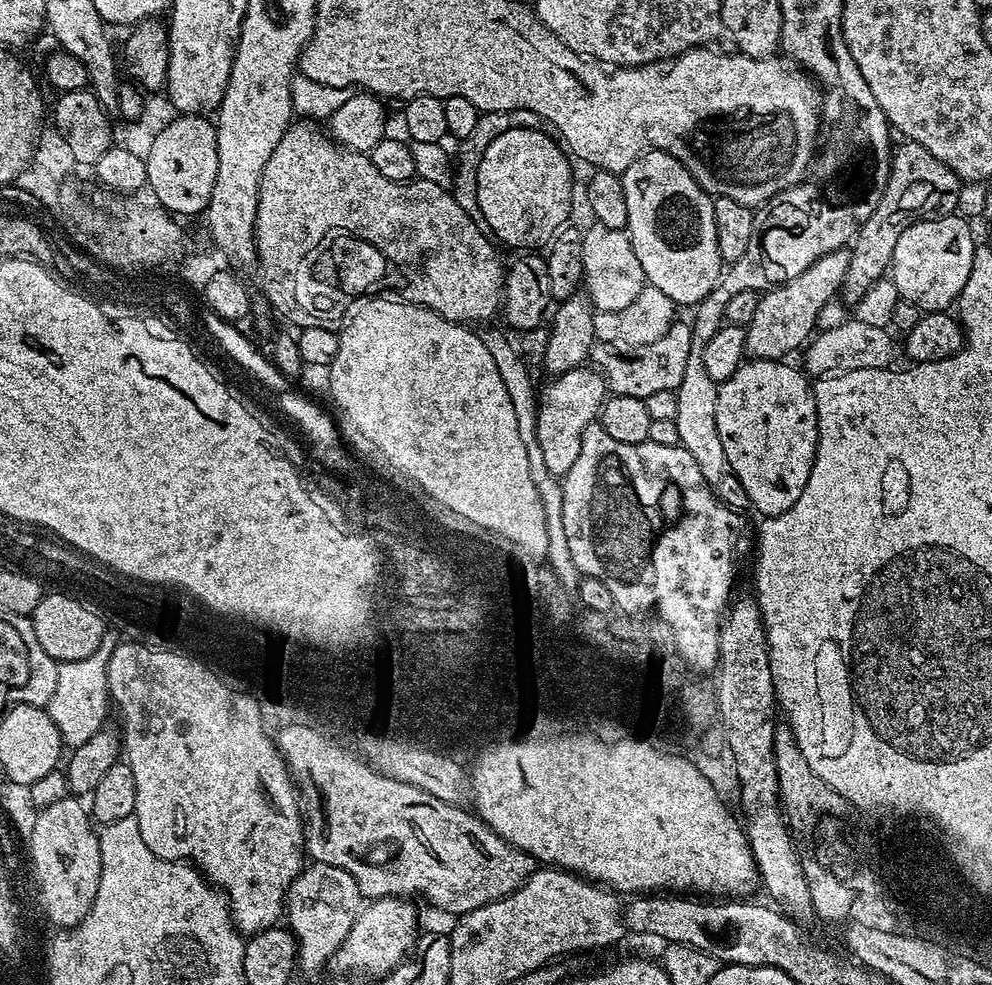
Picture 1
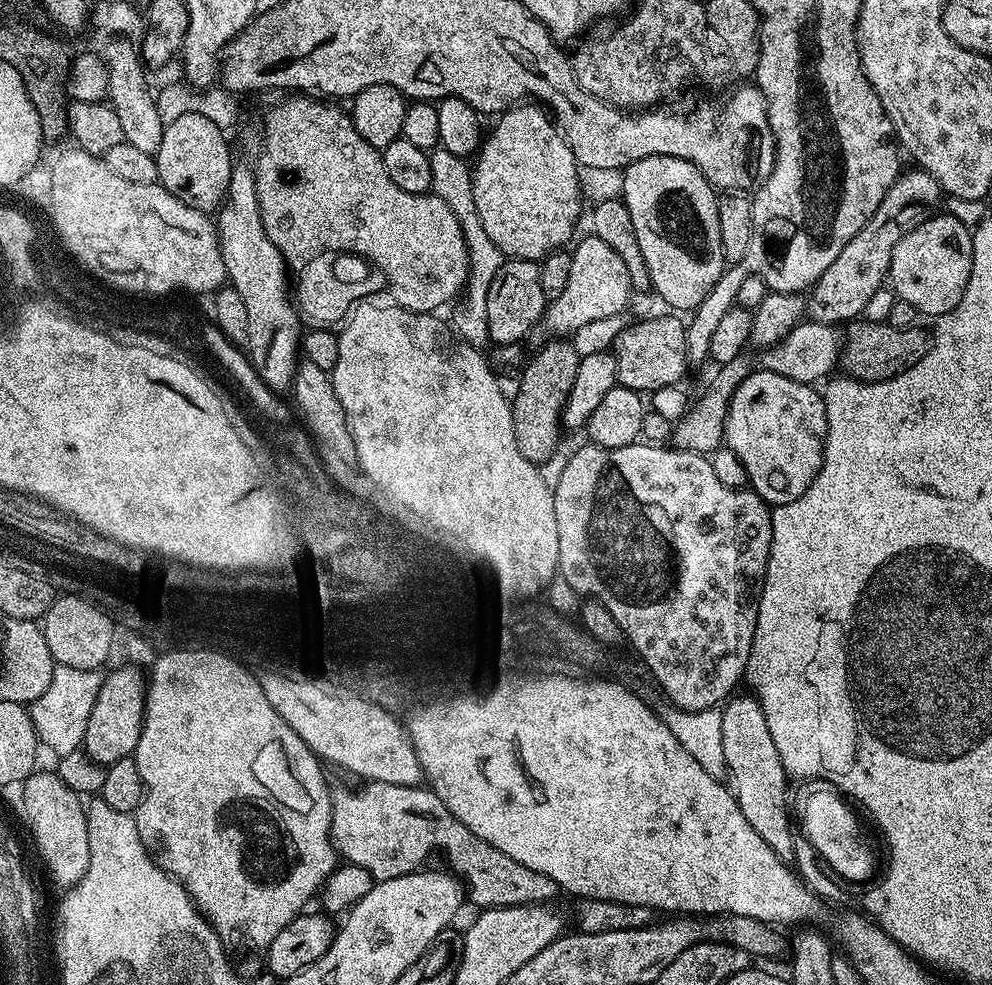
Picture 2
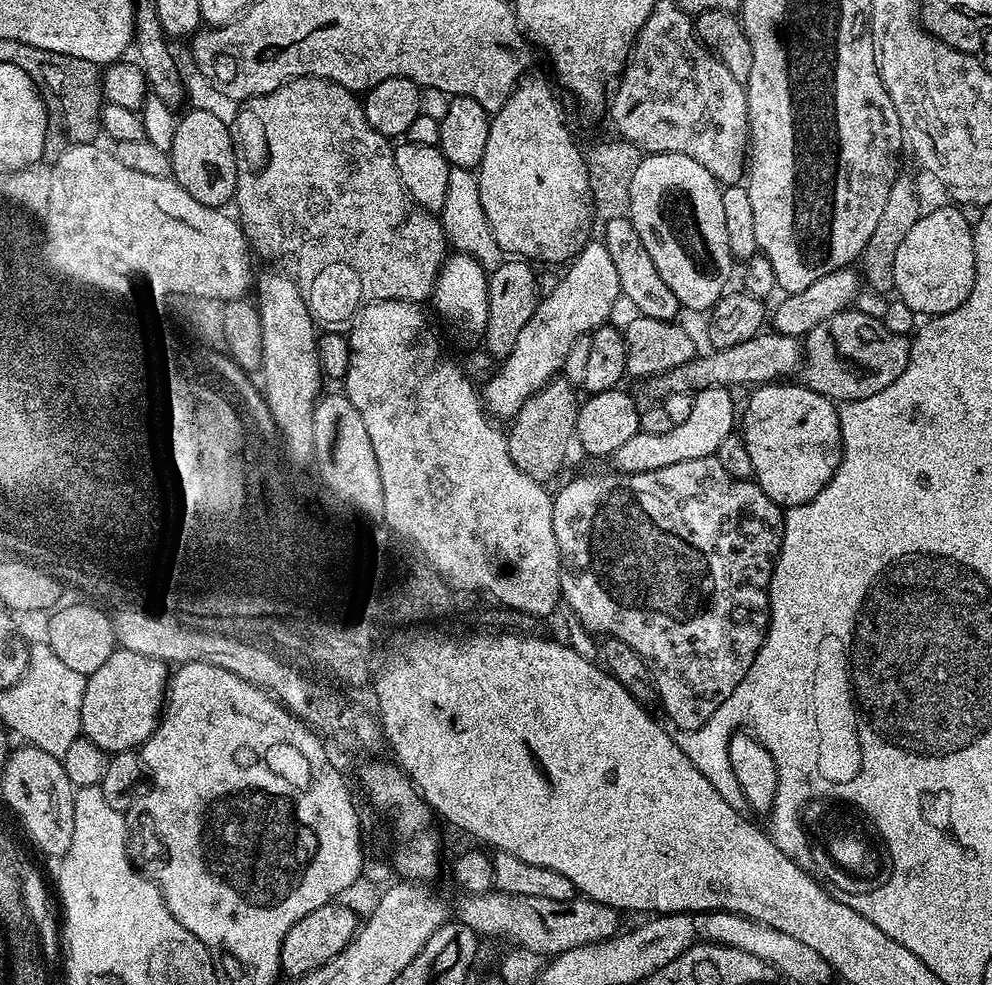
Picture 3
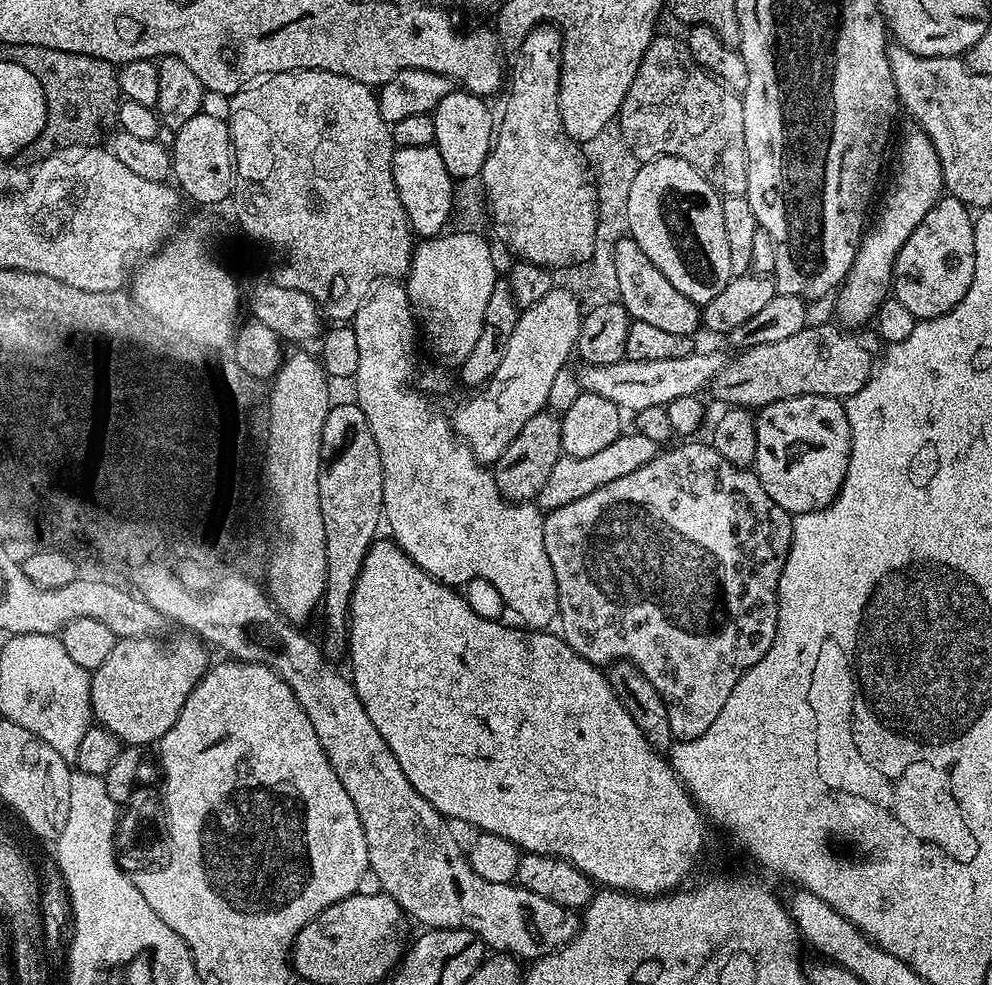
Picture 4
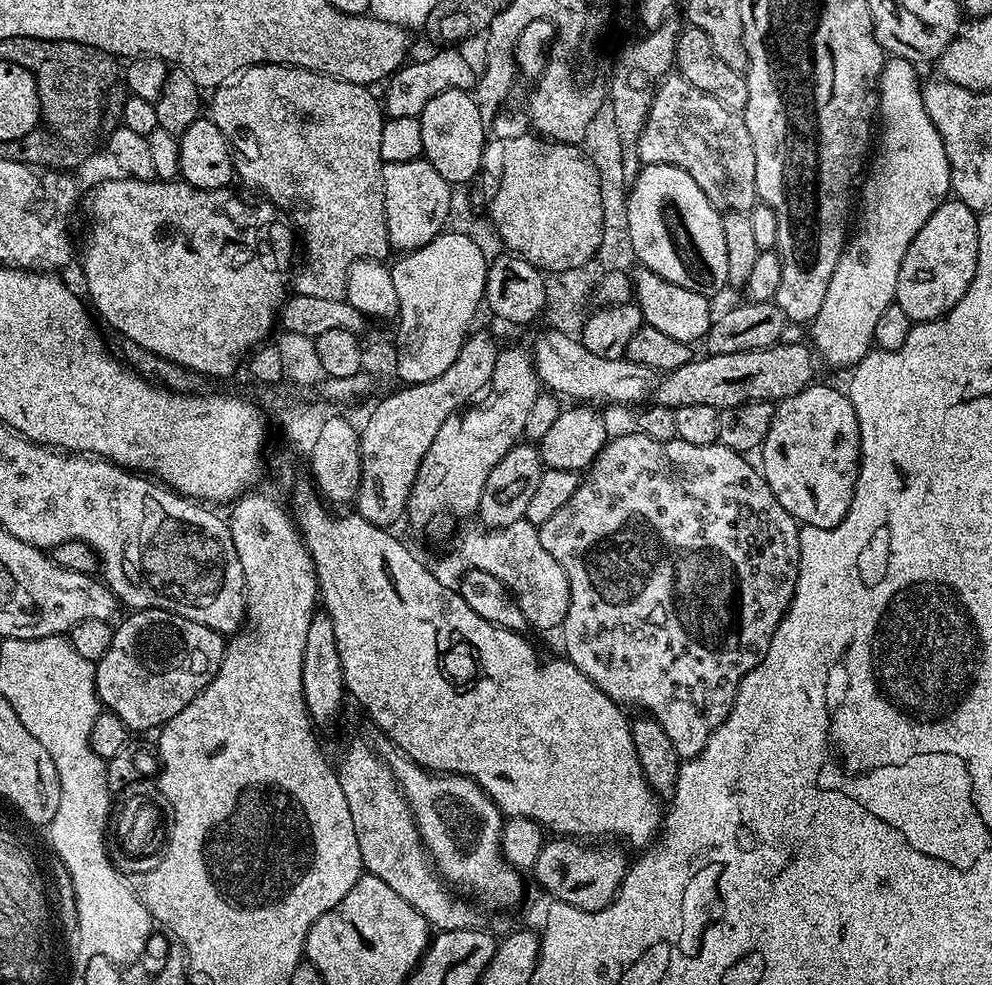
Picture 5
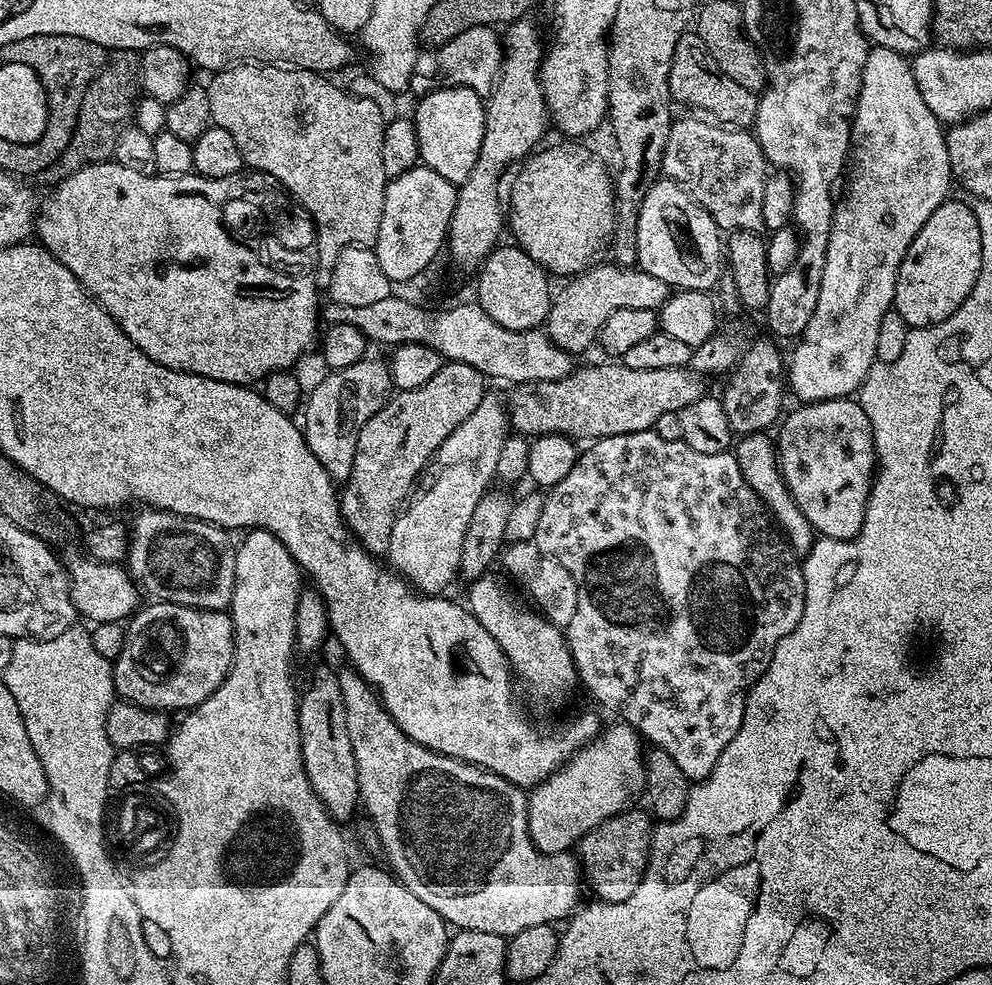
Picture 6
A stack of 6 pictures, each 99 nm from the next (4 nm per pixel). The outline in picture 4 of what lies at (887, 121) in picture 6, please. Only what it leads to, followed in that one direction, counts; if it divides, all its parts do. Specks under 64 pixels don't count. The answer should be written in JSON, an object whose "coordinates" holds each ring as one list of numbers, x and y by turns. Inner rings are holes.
{"coordinates":[[913,130,904,136,900,144,900,161,896,164,896,177,876,212,876,221,860,238,854,262,848,271,848,277,838,289,836,312,839,323,844,326,864,326,873,319,874,313,889,295,892,283,892,268,898,254,910,238,910,234,926,218,928,211,940,200,945,191,944,175,934,142,925,132]]}

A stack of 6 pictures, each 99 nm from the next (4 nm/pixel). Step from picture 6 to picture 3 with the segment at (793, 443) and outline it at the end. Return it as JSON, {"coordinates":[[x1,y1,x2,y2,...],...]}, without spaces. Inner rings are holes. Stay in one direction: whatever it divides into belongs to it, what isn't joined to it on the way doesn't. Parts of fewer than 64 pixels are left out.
{"coordinates":[[792,382,762,384,749,391,752,393,748,396,748,405,742,408,742,435,746,454,750,454,750,462,754,462,754,483,775,504,793,508,810,502,810,498,817,496,828,485,830,478,834,478,844,444,840,440,840,413,837,405,822,394,804,387,803,383,788,383]]}

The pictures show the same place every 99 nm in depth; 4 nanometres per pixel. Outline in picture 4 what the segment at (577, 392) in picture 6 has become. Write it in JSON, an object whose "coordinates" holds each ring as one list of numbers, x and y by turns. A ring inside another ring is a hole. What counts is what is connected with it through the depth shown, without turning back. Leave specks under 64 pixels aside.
{"coordinates":[[809,323,801,332,782,342,745,348,737,360,729,359,712,379,713,392,724,406,759,410,768,404,795,396,835,396,847,398,866,386,874,371,872,351,878,340,871,331,853,330,839,323]]}

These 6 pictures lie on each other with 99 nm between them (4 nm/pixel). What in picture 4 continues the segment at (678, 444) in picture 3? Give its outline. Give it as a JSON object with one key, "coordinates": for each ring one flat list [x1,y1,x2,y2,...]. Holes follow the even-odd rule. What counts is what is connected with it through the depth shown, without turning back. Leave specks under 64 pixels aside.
{"coordinates":[[632,430,629,431,629,436,628,433,621,434,614,442,610,442,610,446,586,458,561,454,551,467,542,490,539,490,535,496,534,503,544,514,558,510,562,506,570,506,570,502,578,502,578,498,586,498,586,494,594,494,594,490,606,486,606,482,614,482,614,478,624,478,626,474,638,470,638,466,646,466,646,462,653,460,657,451,658,445,650,442,650,438,642,438,642,434]]}

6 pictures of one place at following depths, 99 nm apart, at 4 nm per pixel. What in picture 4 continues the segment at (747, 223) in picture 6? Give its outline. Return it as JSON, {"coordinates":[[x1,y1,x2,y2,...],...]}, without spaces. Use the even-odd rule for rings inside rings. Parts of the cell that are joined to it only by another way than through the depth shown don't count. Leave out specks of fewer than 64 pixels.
{"coordinates":[[653,36,638,74,620,107,618,121,621,138,639,162,656,159,657,156,682,158,690,162,721,197,742,196,747,193,748,151,746,150,746,126,744,125,744,102,741,93,727,88,721,80,707,72,690,54,687,43,676,36]]}

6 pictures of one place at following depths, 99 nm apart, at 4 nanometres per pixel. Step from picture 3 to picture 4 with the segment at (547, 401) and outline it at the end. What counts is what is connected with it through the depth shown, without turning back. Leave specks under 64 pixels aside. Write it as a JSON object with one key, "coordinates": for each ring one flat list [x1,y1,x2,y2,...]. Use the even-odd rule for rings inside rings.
{"coordinates":[[546,410,540,412,522,426,518,437,510,442,496,461,492,473,499,492,511,503,533,501,561,454,560,419,555,413]]}

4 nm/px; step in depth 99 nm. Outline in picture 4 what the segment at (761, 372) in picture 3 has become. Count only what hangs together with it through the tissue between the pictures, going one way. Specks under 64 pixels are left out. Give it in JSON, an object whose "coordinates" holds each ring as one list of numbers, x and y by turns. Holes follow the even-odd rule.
{"coordinates":[[693,351,690,356,682,358,658,358,650,362,641,360,629,360,627,358,619,360,617,364,607,364,598,366,597,364,584,364,581,372,578,372,578,381,583,391,590,394,599,394,602,398,610,398,622,410,629,408,629,413,635,414,638,410,646,410,646,406,667,406,674,398,686,398,694,396,704,391,711,385,712,379,721,372,726,363,726,356,720,352,700,352]]}

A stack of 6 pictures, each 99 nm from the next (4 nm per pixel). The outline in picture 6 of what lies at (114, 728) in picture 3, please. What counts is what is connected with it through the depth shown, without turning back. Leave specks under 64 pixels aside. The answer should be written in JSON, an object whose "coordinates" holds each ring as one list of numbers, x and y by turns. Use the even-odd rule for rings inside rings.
{"coordinates":[[148,602,127,621,122,654,112,664,112,681,116,696,143,708,155,708,173,714,179,708,191,710,201,704,228,676,236,653,236,635,232,617,227,611,211,612,181,604]]}

